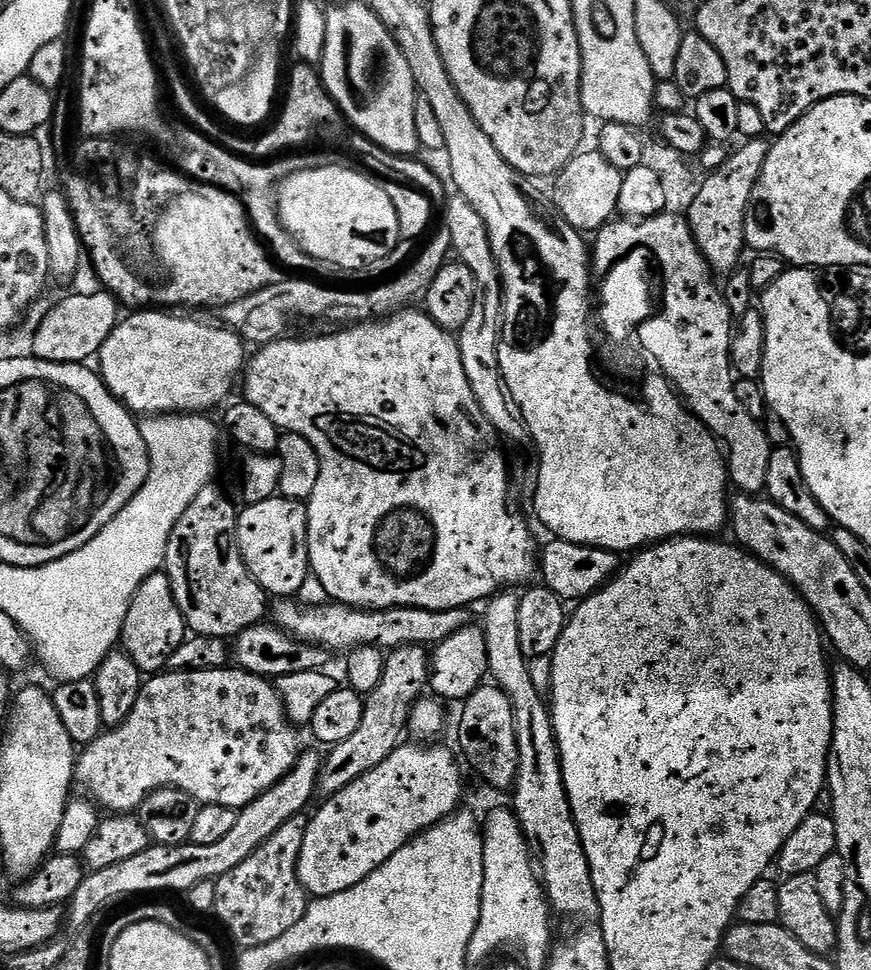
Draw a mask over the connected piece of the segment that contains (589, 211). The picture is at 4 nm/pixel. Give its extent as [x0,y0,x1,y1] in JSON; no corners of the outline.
[550,151,624,234]

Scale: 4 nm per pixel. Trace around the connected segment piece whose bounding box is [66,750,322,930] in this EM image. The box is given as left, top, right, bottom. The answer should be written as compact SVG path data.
M308 750L301 751L296 760L296 765L290 770L290 774L286 774L270 790L266 790L266 794L254 798L254 802L250 802L246 807L239 809L236 813L234 827L219 842L214 842L214 846L198 846L191 842L180 844L176 848L150 846L142 854L134 854L134 858L126 858L126 862L106 866L106 870L89 871L85 875L82 886L78 886L78 894L74 894L74 898L67 905L67 923L69 920L74 926L73 929L79 930L91 925L95 921L95 916L107 904L112 904L115 900L122 899L123 896L132 896L135 892L180 892L180 894L186 894L194 886L198 886L198 882L217 881L222 874L242 866L242 862L246 862L246 858L250 858L250 854L254 854L254 850L258 850L258 846L266 843L279 828L286 826L286 822L290 822L290 818L299 816L305 811L304 807L311 802L312 795L317 795L321 767L322 756L316 752L308 752Z

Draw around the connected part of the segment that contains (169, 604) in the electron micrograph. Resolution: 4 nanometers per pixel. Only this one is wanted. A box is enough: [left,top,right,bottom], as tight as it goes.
[120,570,186,674]

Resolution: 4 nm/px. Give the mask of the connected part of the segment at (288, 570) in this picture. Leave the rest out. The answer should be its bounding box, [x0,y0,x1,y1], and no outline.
[236,494,310,598]

